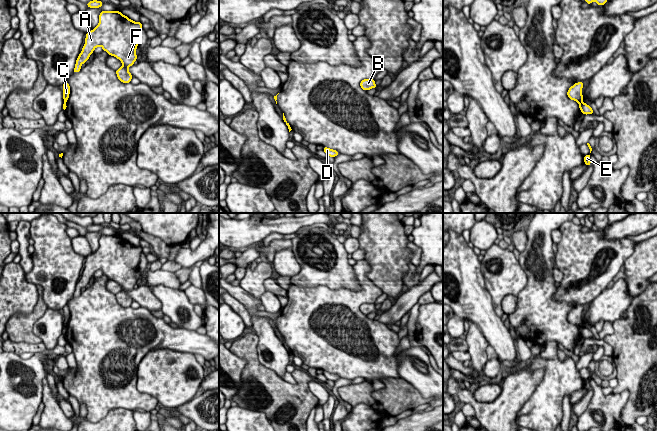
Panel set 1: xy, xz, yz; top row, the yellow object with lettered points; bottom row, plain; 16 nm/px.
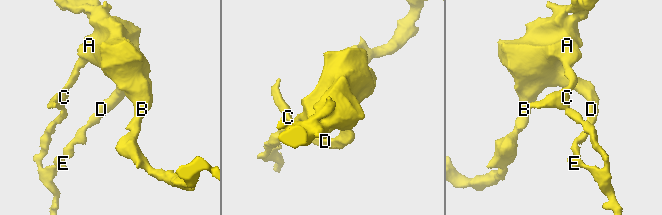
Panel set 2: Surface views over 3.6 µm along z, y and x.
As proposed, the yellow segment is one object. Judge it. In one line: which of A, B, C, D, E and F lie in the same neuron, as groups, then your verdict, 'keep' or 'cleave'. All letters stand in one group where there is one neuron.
A B C D F / E; cleave

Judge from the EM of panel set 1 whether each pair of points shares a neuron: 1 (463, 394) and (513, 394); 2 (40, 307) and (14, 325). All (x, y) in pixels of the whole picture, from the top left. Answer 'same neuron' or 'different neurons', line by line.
1: same neuron
2: same neuron

